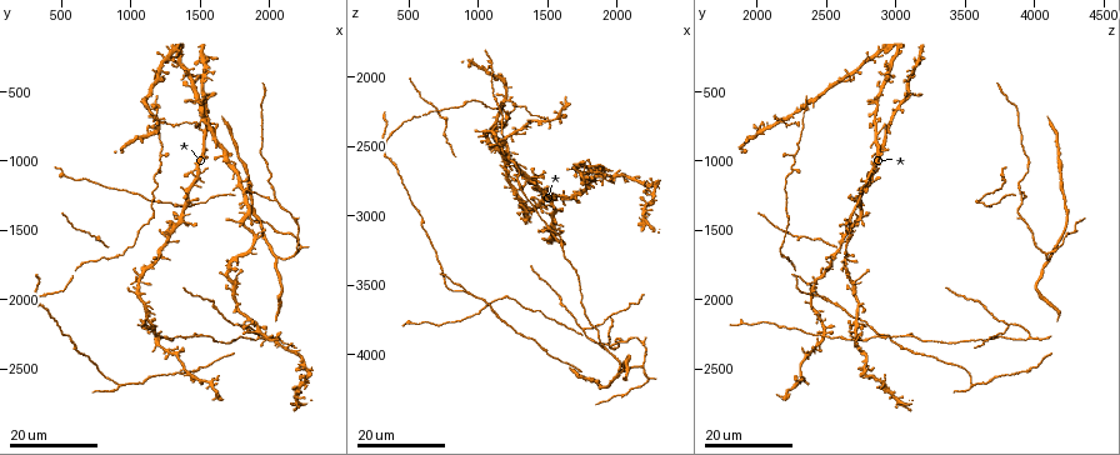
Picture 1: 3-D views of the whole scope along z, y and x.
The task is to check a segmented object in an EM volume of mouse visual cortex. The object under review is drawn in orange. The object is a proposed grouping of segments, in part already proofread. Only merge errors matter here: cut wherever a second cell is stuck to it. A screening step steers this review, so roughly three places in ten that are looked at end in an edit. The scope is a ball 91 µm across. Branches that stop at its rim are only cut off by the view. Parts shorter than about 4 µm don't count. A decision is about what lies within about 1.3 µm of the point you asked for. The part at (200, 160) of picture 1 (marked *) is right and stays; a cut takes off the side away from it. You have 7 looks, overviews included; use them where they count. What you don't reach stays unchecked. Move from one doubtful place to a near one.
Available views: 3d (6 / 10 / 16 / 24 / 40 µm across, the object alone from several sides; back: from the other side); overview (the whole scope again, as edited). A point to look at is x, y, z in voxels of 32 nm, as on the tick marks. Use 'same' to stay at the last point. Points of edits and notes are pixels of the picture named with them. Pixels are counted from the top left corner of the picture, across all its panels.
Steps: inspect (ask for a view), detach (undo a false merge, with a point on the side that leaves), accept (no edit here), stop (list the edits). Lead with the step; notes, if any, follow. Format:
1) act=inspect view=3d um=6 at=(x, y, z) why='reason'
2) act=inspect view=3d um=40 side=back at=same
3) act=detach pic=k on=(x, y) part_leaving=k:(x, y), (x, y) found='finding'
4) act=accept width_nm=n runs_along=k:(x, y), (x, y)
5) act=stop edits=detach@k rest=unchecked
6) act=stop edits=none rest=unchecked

act=inspect view=3d um=24 at=(1580, 2000, 3580) why='calibre changes'

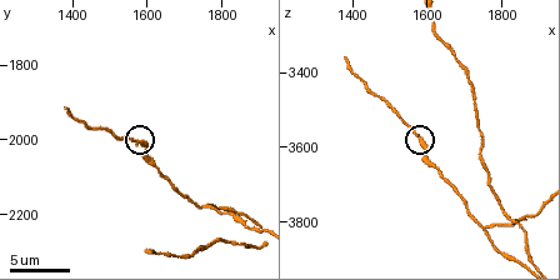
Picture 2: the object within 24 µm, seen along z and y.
act=inspect view=3d um=10 at=(1570, 2010, 3570)

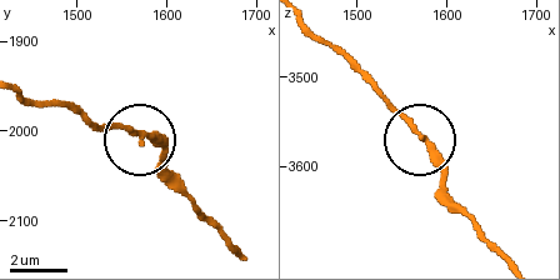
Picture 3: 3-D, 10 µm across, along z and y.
act=accept runs_along=3:(235, 245), (148, 141), (90, 125) found='all the same cell'

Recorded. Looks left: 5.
act=inspect view=3d um=16 at=(2040, 1700, 4120) why='branch point'

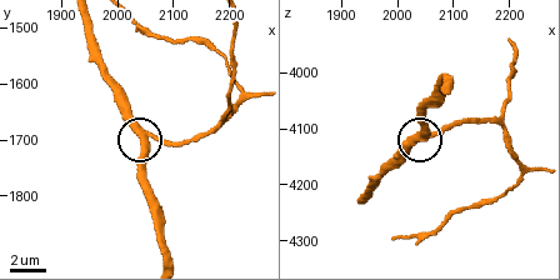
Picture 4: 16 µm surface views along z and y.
act=inspect view=3d um=10 at=(2065, 1695, 4110)

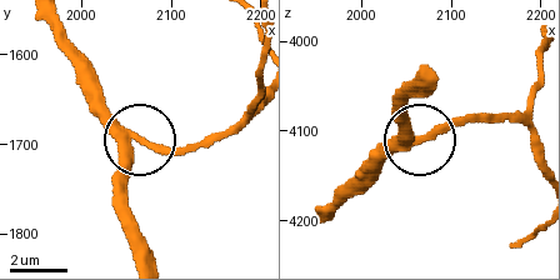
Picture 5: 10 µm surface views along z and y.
act=accept found='continuous, no second cell'

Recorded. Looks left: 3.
act=inspect view=3d um=24 at=(2040, 1280, 3920)

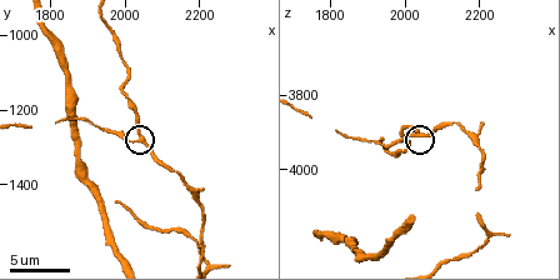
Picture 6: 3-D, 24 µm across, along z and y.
act=inspect view=3d um=6 at=(2040, 1290, 3900)

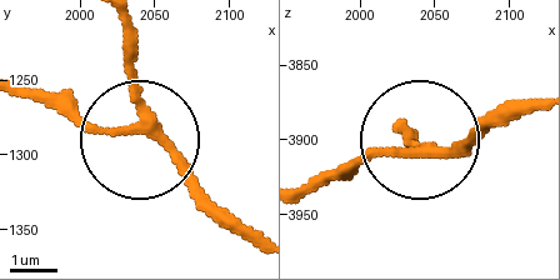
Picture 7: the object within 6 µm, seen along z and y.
act=inspect view=3d um=6 side=back at=(2036, 1282, 3908) why='from behind'

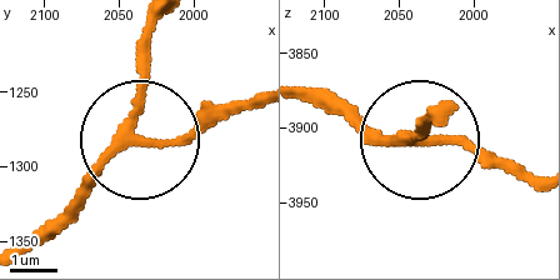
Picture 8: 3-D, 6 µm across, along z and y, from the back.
act=accept width_nm=210 runs_along=8:(26, 246), (130, 139), (145, 24) found='one cell here'

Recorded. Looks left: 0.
act=stop edits=none rest=unchecked

